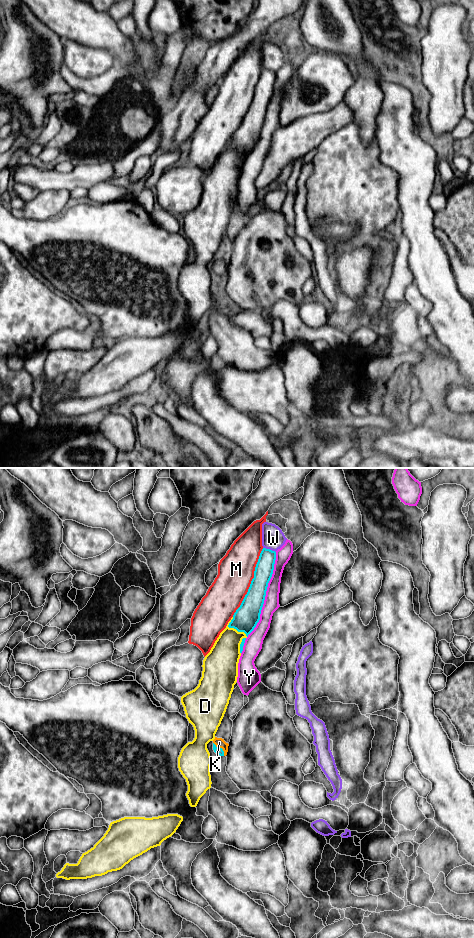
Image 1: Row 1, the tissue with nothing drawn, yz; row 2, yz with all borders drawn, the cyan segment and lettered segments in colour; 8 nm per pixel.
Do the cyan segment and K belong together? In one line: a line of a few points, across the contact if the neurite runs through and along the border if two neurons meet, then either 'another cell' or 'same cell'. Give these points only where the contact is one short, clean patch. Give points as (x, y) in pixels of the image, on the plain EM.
line yz (219, 271), (221, 268), (219, 262); same cell

